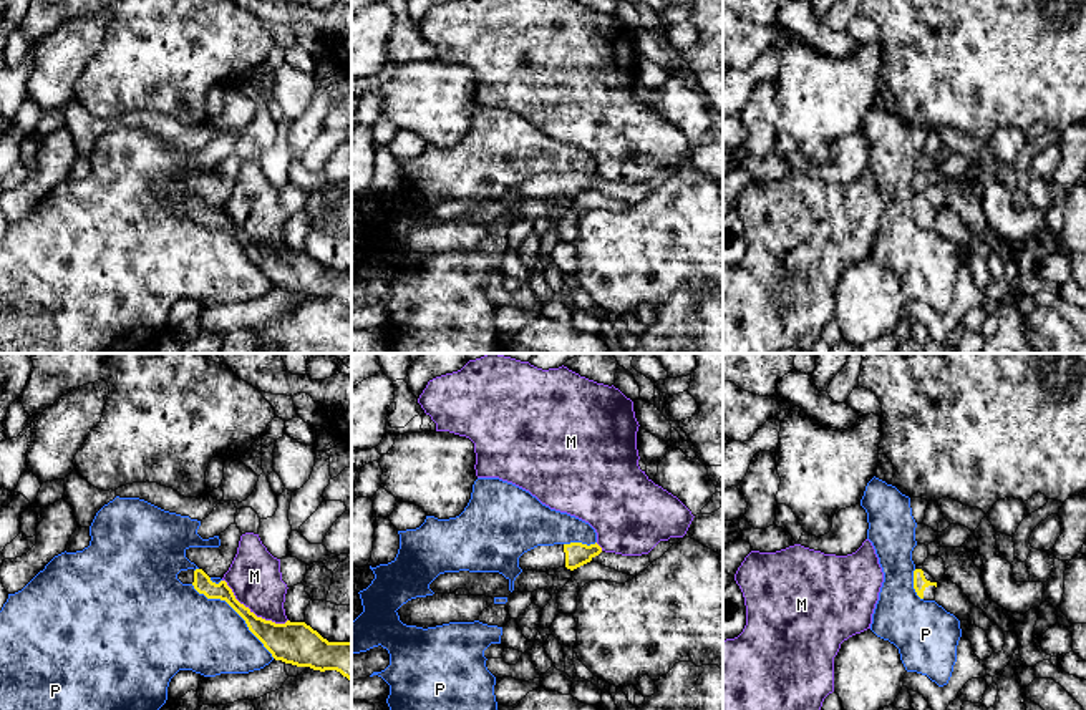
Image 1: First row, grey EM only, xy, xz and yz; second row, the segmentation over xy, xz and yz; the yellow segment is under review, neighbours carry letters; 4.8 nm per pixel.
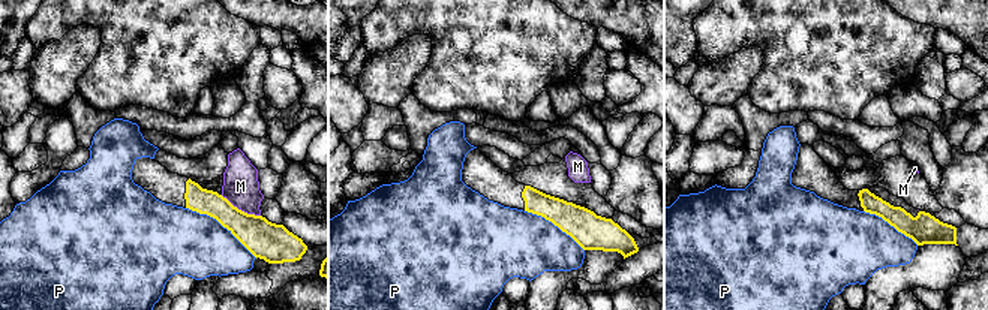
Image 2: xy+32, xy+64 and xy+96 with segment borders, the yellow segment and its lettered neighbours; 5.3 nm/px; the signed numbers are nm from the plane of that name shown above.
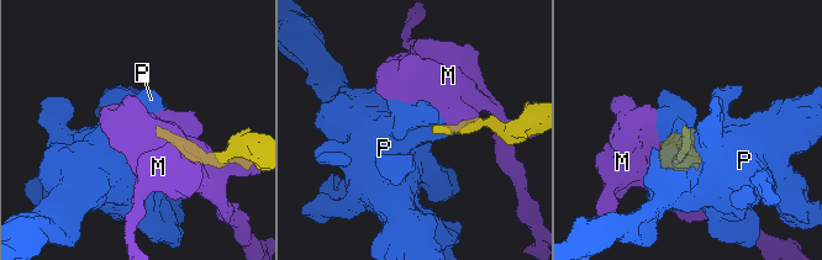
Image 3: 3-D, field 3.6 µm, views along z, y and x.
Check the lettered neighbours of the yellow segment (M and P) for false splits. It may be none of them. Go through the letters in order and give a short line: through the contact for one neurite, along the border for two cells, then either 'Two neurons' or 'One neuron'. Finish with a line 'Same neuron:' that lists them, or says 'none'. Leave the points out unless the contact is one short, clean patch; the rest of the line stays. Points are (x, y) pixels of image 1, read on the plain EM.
M: Two neurons
P: Two neurons
Same neuron: none

